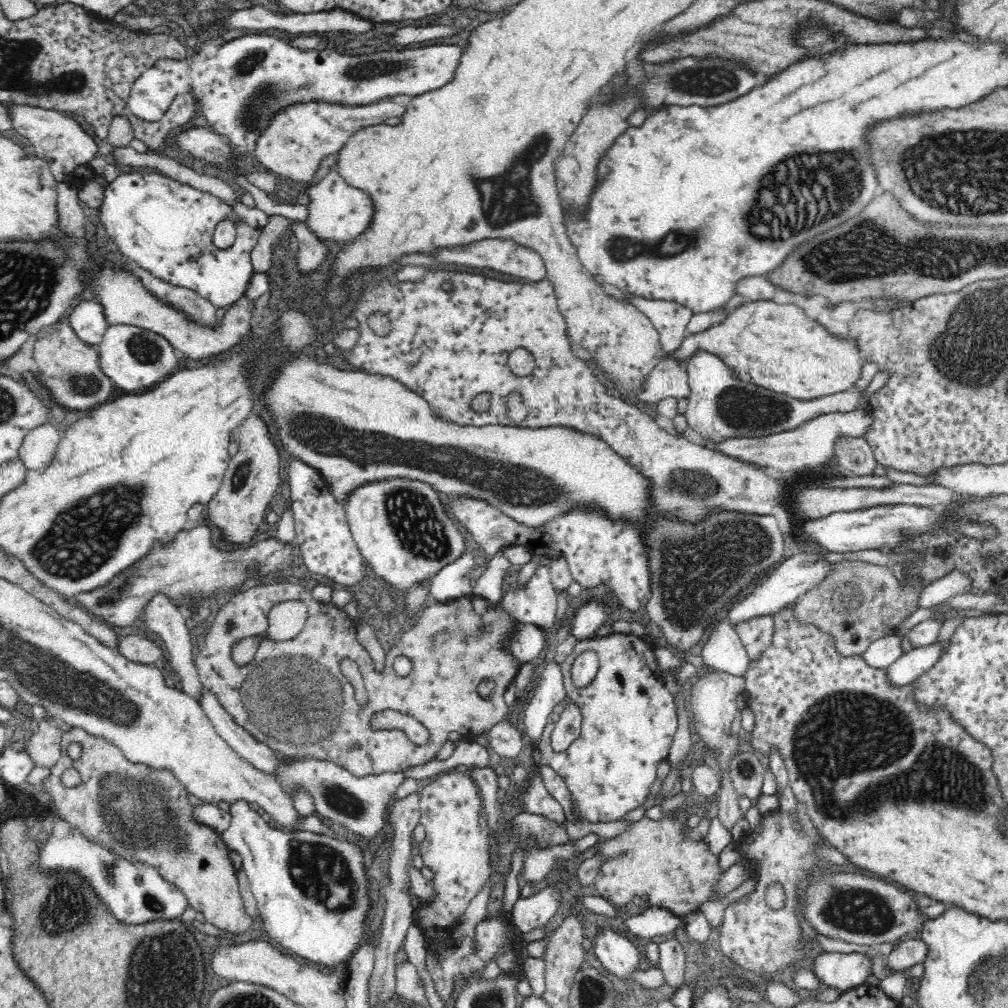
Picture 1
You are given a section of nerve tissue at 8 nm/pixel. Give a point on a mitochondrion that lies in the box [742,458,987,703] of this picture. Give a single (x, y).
(943, 552)

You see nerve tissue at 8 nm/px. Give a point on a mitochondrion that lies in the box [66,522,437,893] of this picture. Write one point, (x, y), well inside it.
(143, 812)

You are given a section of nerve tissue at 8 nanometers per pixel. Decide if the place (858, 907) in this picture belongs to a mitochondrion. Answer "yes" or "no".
yes

